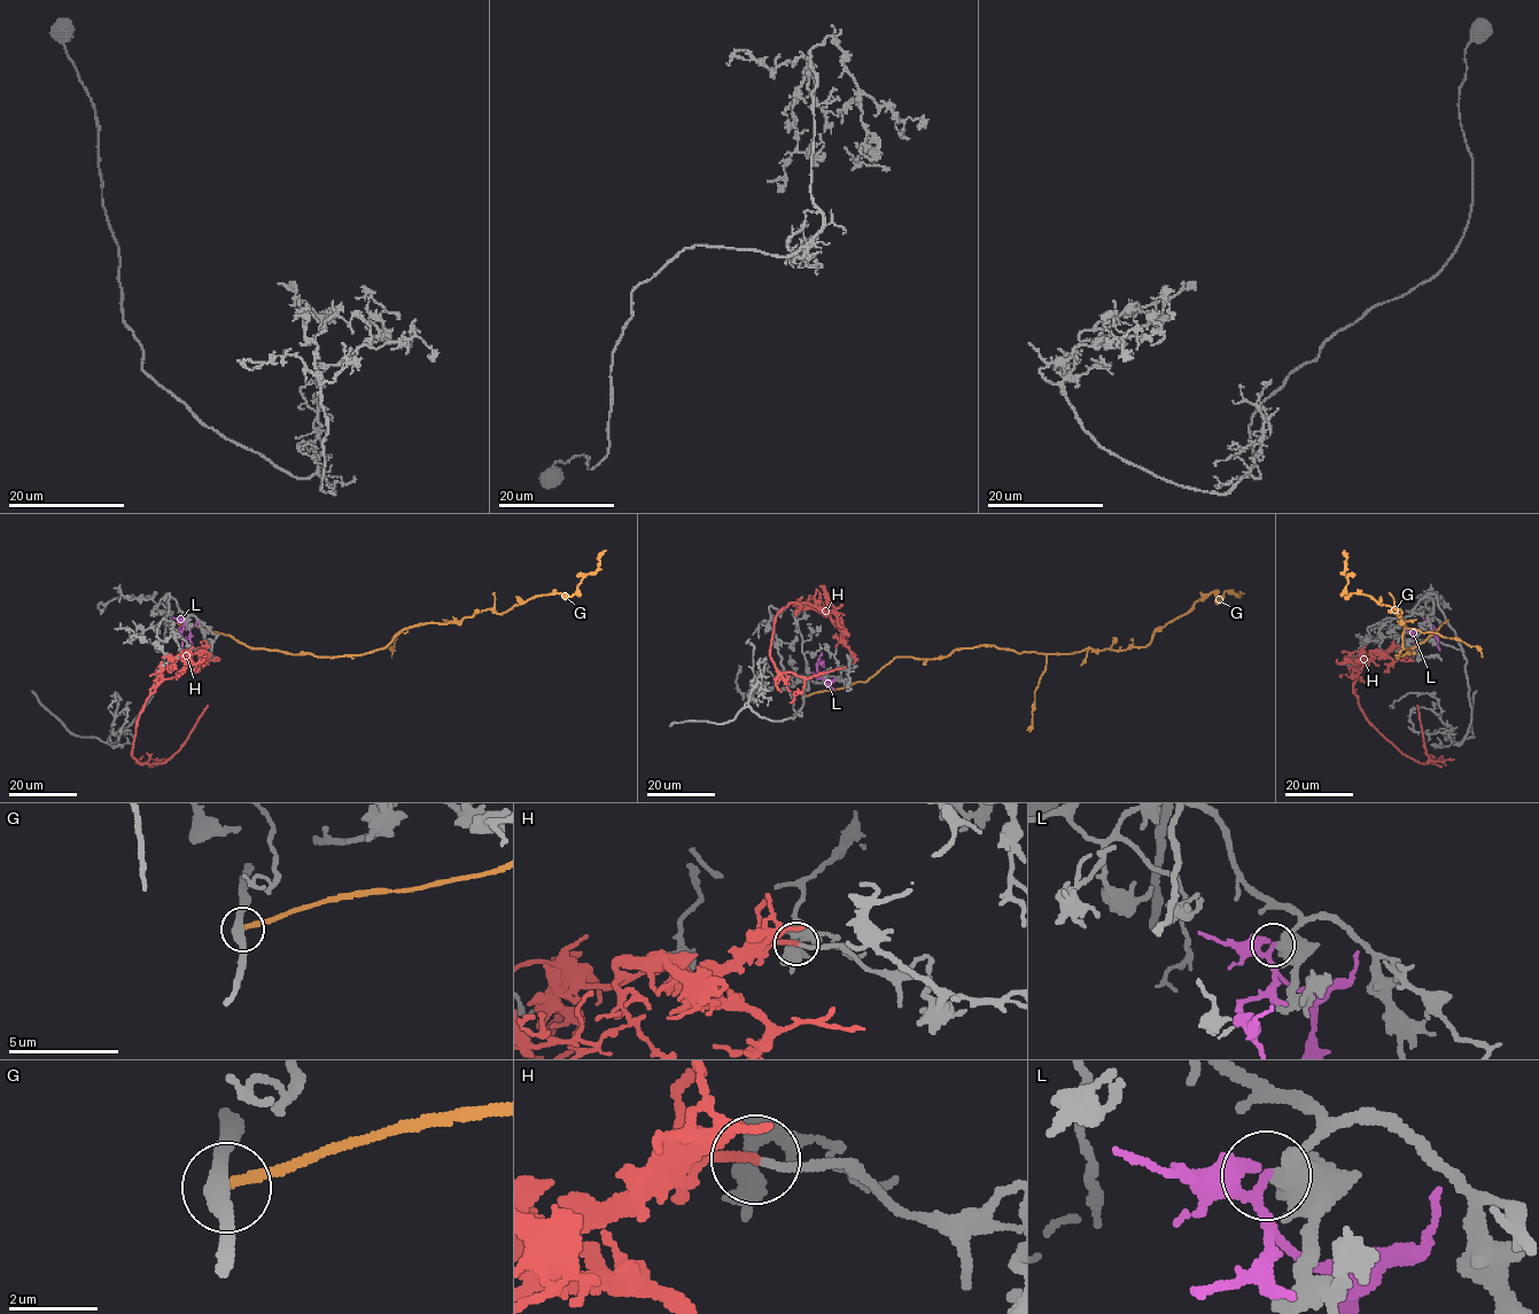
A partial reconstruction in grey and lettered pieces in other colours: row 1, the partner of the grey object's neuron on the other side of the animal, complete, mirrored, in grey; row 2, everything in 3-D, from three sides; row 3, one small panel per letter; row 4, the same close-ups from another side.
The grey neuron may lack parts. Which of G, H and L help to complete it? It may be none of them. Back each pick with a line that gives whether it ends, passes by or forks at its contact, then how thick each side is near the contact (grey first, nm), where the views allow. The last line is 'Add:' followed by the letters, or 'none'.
Add: none

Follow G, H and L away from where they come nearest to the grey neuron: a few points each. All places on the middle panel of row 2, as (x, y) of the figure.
G: (803, 697), (867, 682), (896, 656), (941, 659), (980, 646), (1050, 653), (1144, 646), (1213, 592), (1244, 593)
H: (836, 646), (841, 627), (826, 612), (790, 603), (776, 614), (770, 655), (780, 673), (807, 678), (846, 666)
L: (822, 679), (816, 666), (823, 661)

